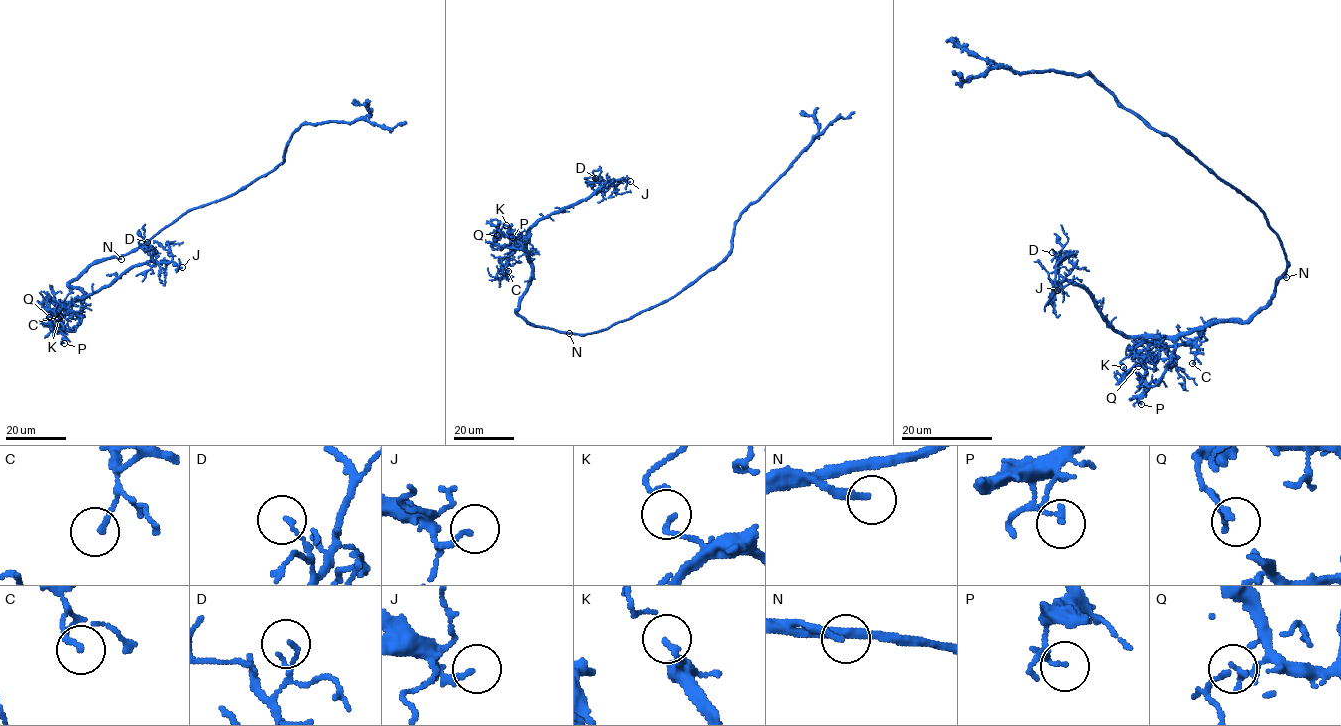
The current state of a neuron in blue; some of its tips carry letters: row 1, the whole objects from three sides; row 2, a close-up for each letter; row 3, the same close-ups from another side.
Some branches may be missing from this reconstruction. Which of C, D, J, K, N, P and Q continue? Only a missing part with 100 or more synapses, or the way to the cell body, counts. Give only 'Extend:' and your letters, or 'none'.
Extend: N

